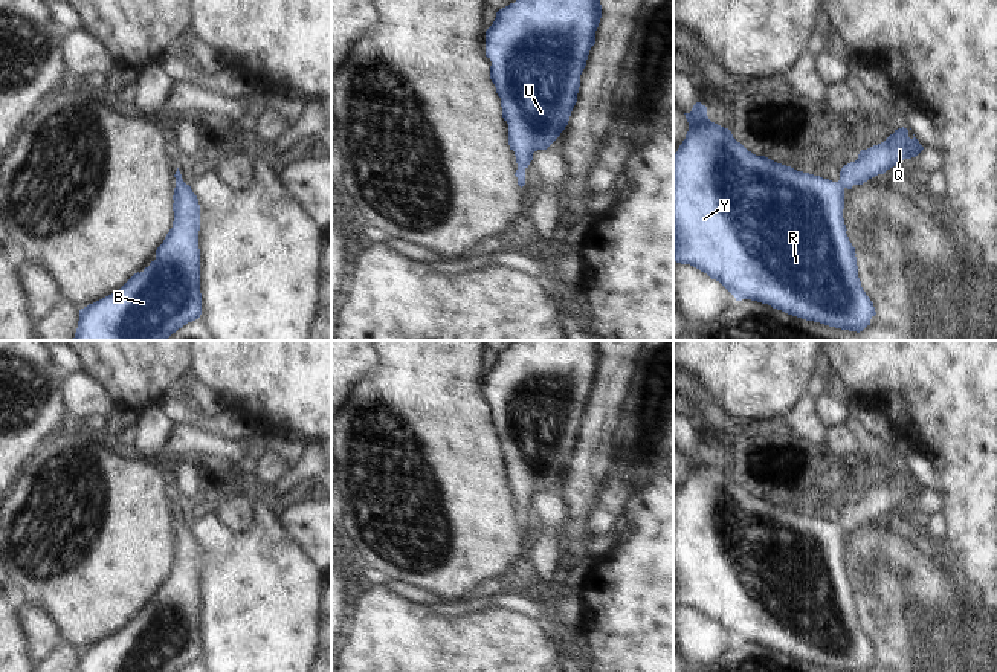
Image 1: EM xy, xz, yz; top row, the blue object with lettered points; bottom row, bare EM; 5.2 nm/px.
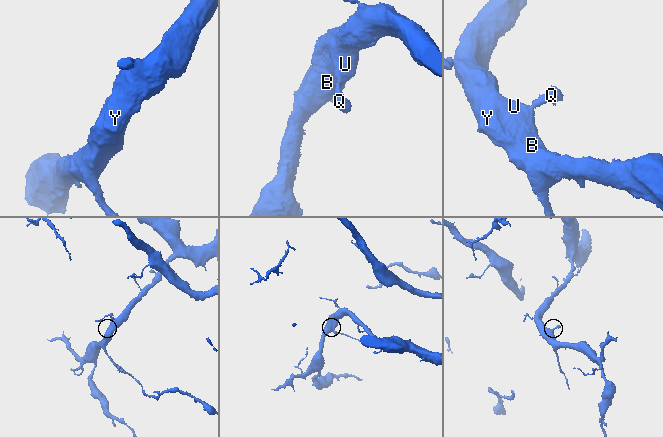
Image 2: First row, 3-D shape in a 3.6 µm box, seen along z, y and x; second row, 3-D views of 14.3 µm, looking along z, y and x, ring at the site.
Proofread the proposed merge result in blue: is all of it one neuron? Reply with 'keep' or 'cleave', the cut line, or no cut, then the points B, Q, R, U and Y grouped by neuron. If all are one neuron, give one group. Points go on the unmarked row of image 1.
keep; no cut; B Q R U Y

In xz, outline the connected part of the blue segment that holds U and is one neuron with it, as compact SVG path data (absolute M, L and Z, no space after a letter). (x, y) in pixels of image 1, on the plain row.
M516 341L496 354L493 367L486 373L490 422L508 466L508 487L516 498L515 518L521 530L533 495L547 492L568 467L600 360L599 341Z

